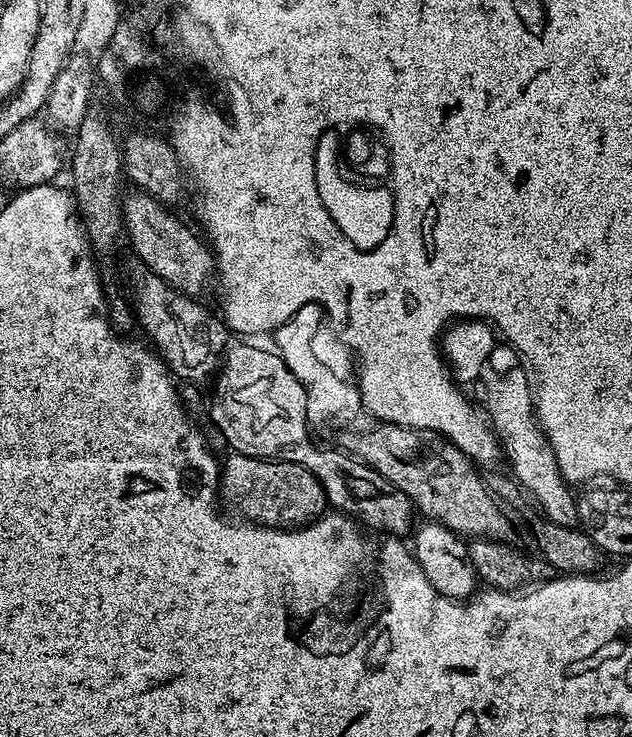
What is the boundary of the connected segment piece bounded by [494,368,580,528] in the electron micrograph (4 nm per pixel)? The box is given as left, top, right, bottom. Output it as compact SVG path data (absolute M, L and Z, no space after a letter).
M524 368L510 370L510 386L506 386L506 390L502 390L502 392L506 396L496 398L494 418L496 418L496 424L502 434L502 439L499 441L502 456L505 461L508 459L508 464L512 467L510 475L513 481L527 495L529 492L536 499L537 505L535 504L535 507L539 509L544 519L554 522L558 526L580 528L580 519L576 509L577 497L568 493L570 491L569 485L561 475L560 467L548 446L548 440L545 439L536 422L529 373Z

